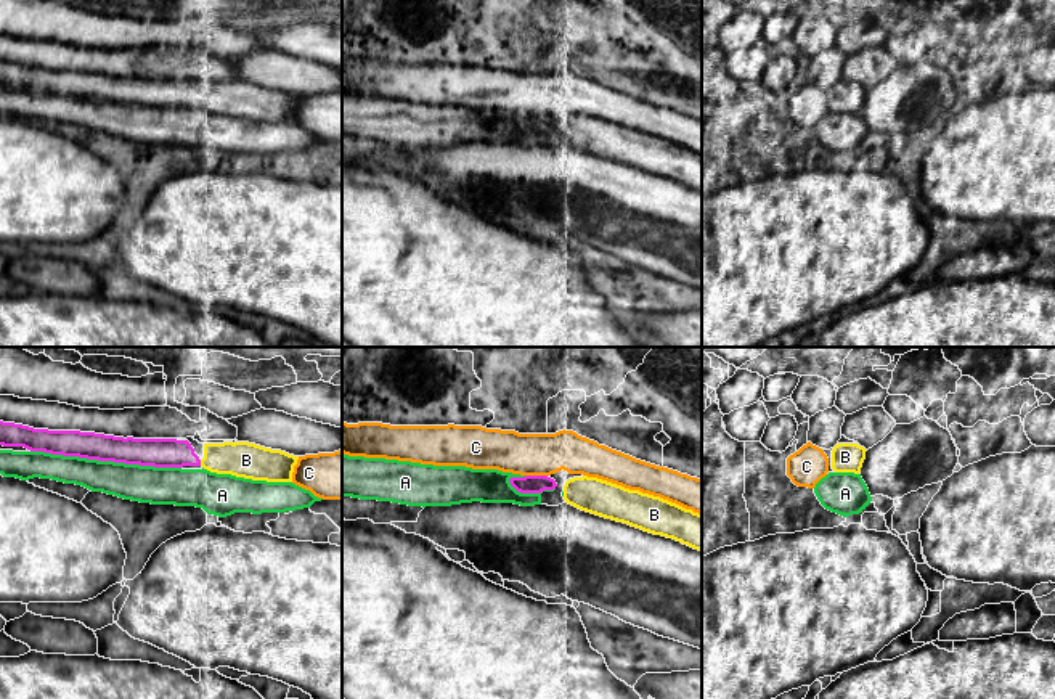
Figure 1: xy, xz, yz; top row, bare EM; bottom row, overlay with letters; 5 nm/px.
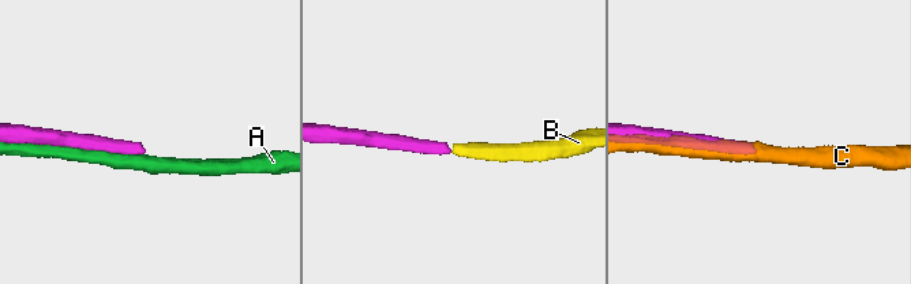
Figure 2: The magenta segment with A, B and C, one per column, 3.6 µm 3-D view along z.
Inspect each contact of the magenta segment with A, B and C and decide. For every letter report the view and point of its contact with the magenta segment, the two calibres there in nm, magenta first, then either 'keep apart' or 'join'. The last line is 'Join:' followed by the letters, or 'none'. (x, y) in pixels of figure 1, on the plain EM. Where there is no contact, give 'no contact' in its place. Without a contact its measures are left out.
A: xy (106, 100) | 140/190 nm | keep apart
B: xy (199, 103) | 140/180 nm | join
C: xz (537, 116) | 100/200 nm | keep apart
Join: B

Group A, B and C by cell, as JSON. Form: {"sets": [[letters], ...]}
{"sets": [["A"], ["B"], ["C"]]}

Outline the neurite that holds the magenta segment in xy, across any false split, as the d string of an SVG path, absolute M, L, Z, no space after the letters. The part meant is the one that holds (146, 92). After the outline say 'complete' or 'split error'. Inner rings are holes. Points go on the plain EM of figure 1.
M0 61L0 85L63 96L154 108L202 106L217 114L292 122L299 96L249 82L204 84L201 100L188 80L114 77L80 71L34 69Z | split error

